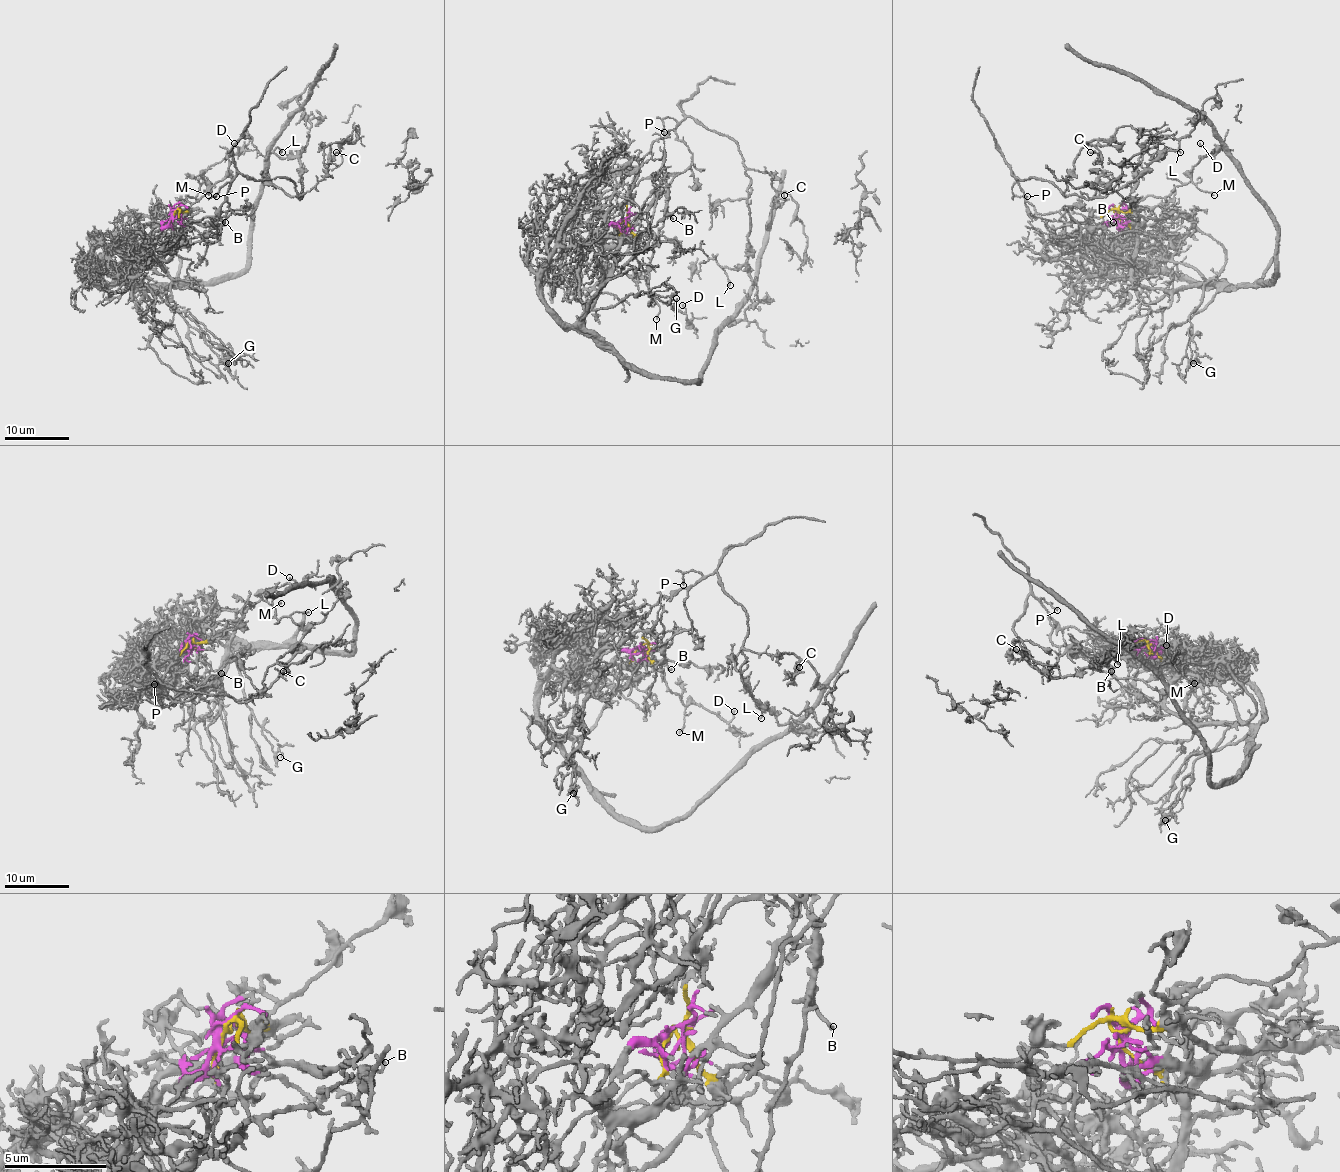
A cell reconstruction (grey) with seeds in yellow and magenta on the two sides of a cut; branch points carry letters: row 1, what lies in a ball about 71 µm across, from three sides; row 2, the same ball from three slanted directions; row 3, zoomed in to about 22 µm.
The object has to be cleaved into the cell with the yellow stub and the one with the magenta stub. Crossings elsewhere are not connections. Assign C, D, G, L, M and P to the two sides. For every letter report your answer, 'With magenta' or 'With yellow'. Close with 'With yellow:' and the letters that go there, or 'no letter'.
C: With yellow
D: With yellow
G: With magenta
L: With yellow
M: With yellow
P: With yellow
With yellow: C, D, L, M, P

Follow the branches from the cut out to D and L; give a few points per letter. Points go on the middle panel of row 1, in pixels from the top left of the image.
D: (622, 220), (639, 238), (634, 246), (634, 257), (651, 295), (683, 312), (685, 308), (681, 304)
L: (622, 220), (651, 146), (686, 116), (727, 134), (749, 178), (748, 259), (722, 267), (730, 285)

